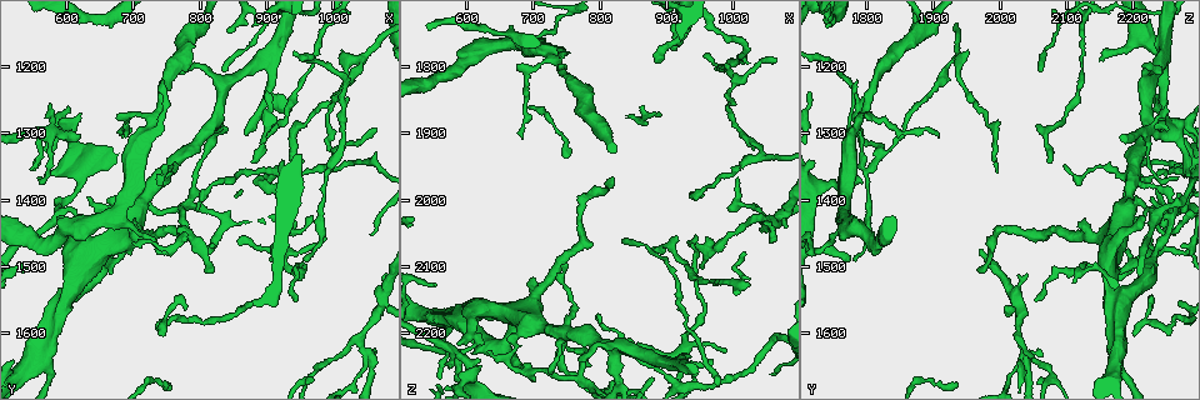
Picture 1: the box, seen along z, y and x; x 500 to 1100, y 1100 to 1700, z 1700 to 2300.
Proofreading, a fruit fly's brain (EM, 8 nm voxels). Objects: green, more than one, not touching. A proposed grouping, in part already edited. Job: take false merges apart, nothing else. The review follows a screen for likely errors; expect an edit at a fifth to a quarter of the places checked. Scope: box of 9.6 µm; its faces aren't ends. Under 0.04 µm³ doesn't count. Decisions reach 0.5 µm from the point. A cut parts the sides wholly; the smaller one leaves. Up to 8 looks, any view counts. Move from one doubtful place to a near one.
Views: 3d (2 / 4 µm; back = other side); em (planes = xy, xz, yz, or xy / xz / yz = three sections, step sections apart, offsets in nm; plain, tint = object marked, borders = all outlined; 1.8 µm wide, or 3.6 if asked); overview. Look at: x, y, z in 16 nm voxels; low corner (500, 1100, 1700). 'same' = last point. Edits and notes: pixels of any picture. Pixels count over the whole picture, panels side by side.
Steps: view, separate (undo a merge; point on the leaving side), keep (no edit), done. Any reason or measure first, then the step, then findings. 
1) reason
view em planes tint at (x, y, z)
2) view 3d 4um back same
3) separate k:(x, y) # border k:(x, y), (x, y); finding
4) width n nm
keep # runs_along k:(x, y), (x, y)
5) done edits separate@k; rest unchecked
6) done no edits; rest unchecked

three-way junction
view 3d 2um at (610, 1545, 2170)

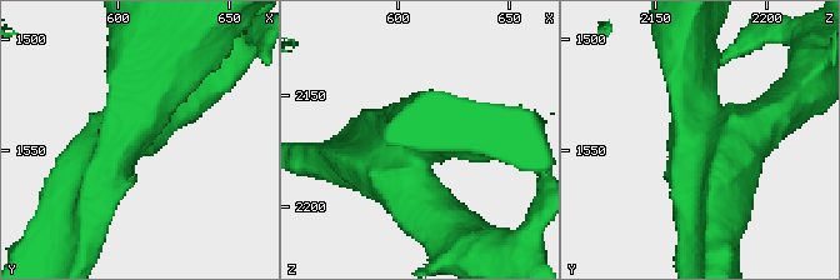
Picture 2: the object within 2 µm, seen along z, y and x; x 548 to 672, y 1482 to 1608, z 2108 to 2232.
arms 3; arm_widths 360, 380, 380 nm; shape alone is not enough
view em planes tint at (609, 1540, 2176)

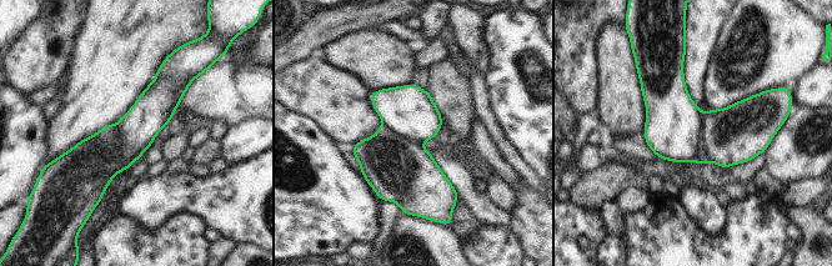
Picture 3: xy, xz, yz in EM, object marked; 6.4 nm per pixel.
width 300 nm
separate 3:(139, 126) # border 3:(116, 124), (121, 140), (123, 170); a second neuron is stuck on

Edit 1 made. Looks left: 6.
view overview

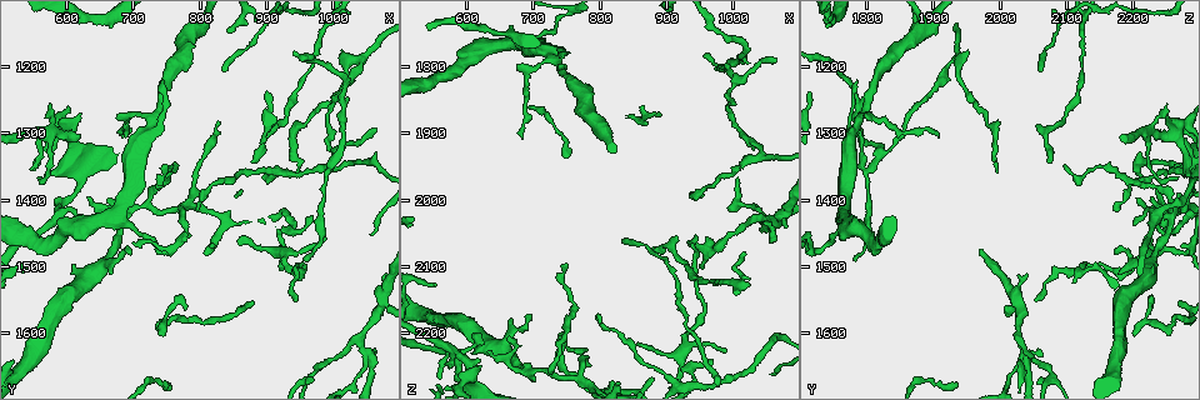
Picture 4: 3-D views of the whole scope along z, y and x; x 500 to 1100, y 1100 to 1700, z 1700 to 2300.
sudden change in width
view 3d 4um at (610, 1305, 2270)

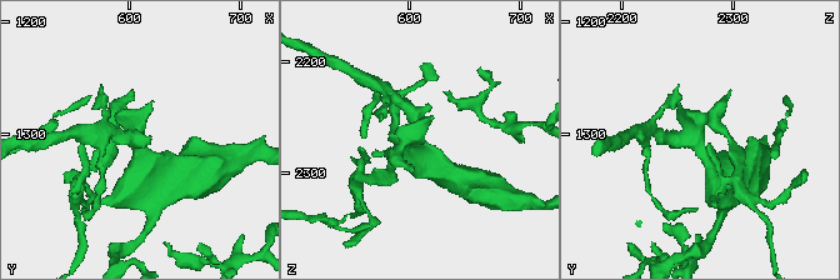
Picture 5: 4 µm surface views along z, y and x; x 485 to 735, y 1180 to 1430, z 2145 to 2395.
shape alone is not enough
view em planes borders at (606, 1306, 2266)

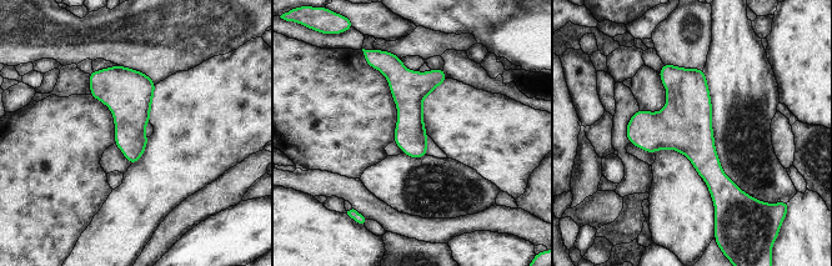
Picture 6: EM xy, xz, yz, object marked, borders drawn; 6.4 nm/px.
keep # runs_along 6:(666, 66), (718, 206); one neuron here

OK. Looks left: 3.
a fork
view em planes tint at (1040, 1190, 1930)

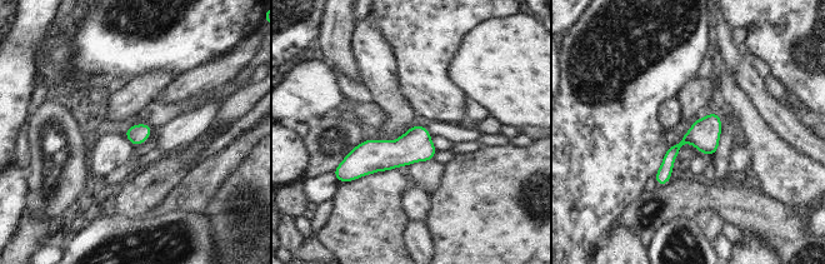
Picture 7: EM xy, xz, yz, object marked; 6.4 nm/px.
keep # runs_along 7:(433, 150), (370, 155), (348, 173); continuous, no second neuron

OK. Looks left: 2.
done edits separate@3; rest unchecked

